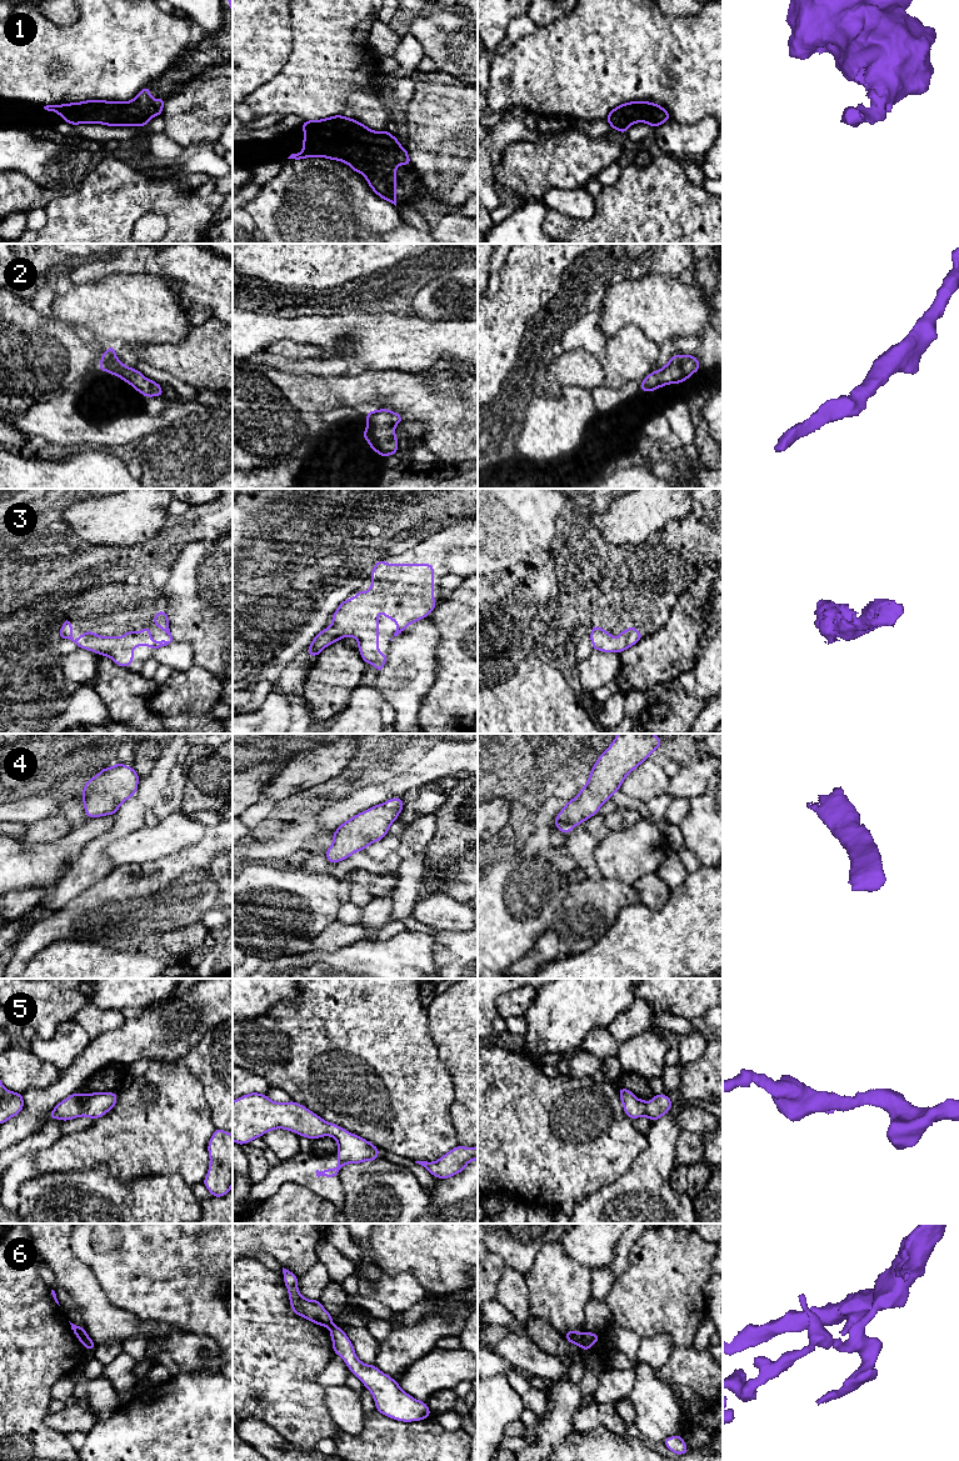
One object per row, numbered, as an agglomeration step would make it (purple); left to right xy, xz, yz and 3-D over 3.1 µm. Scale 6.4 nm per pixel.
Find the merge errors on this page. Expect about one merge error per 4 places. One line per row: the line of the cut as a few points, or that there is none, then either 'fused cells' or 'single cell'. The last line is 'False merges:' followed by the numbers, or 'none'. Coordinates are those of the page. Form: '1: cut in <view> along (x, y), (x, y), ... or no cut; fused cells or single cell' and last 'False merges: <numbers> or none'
1: no cut; single cell
2: no cut; single cell
3: no cut; single cell
4: no cut; single cell
5: no cut; single cell
6: cut in yz along (583, 1334), (580, 1346); fused cells
False merges: 6

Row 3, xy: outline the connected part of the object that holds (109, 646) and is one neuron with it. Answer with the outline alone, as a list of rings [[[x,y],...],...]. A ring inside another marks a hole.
[[[158,611],[154,615],[154,625],[159,626],[161,631],[169,635],[170,640],[154,641],[151,639],[151,631],[149,626],[145,626],[143,631],[126,631],[123,636],[99,636],[96,632],[85,631],[75,641],[73,637],[73,624],[69,617],[64,617],[64,625],[59,630],[61,639],[71,640],[79,649],[90,650],[101,656],[110,657],[116,665],[121,667],[129,667],[134,661],[135,646],[149,646],[154,650],[159,650],[163,646],[169,645],[173,641],[173,636],[169,629],[168,611]]]

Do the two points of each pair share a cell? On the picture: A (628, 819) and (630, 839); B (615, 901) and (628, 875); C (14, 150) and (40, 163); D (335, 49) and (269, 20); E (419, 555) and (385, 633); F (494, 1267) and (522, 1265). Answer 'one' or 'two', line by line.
A: two
B: two
C: one
D: two
E: one
F: two

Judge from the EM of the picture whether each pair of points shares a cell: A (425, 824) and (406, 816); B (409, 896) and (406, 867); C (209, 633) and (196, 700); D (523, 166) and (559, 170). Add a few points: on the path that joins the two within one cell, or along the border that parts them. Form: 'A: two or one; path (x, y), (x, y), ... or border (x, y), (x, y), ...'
A: two; border (435, 810), (419, 815), (406, 825)
B: one; path (409, 889), (409, 875)
C: two; border (195, 664), (209, 670), (219, 680)
D: one; path (532, 166), (550, 165)

